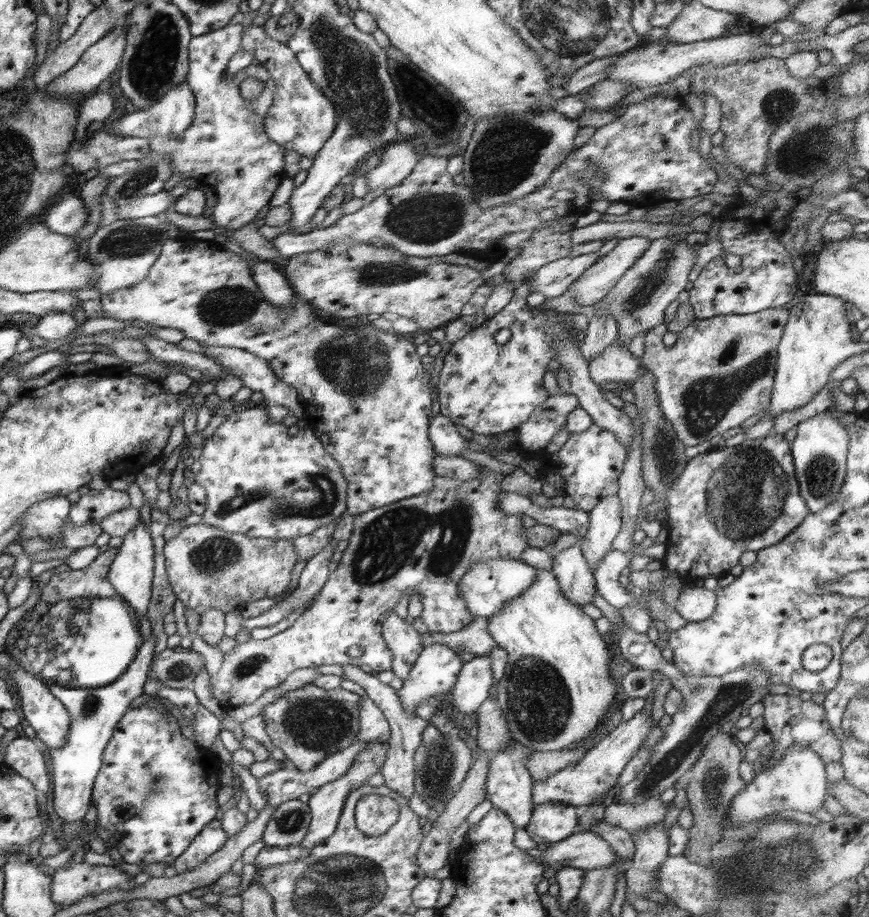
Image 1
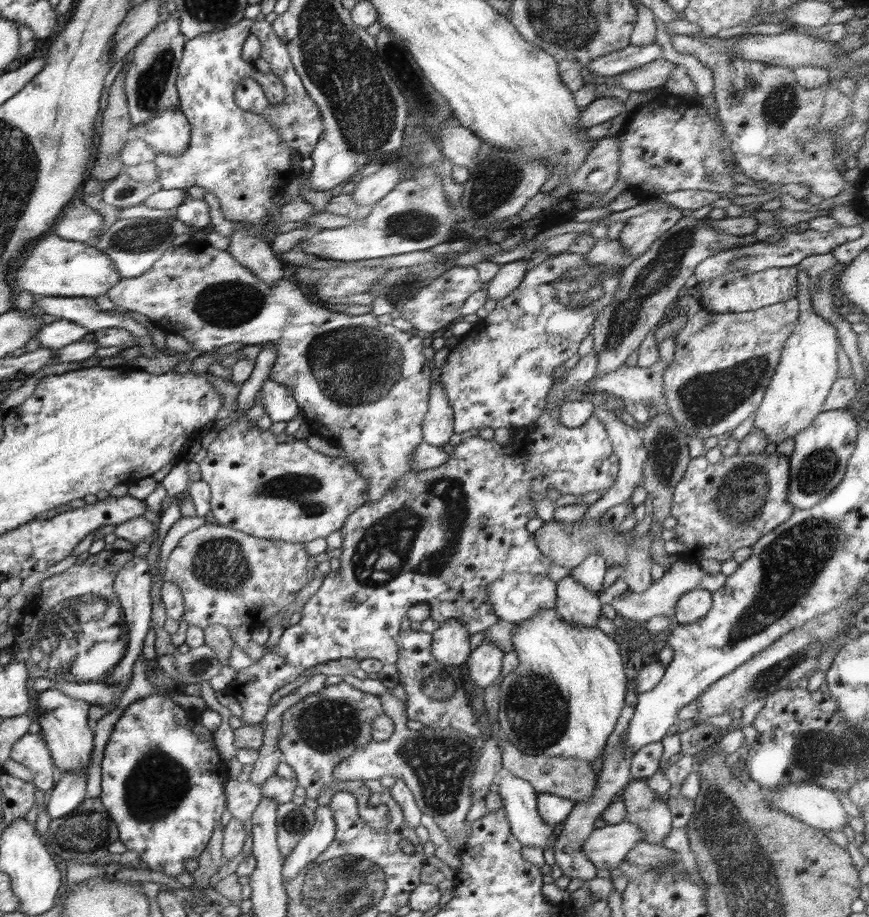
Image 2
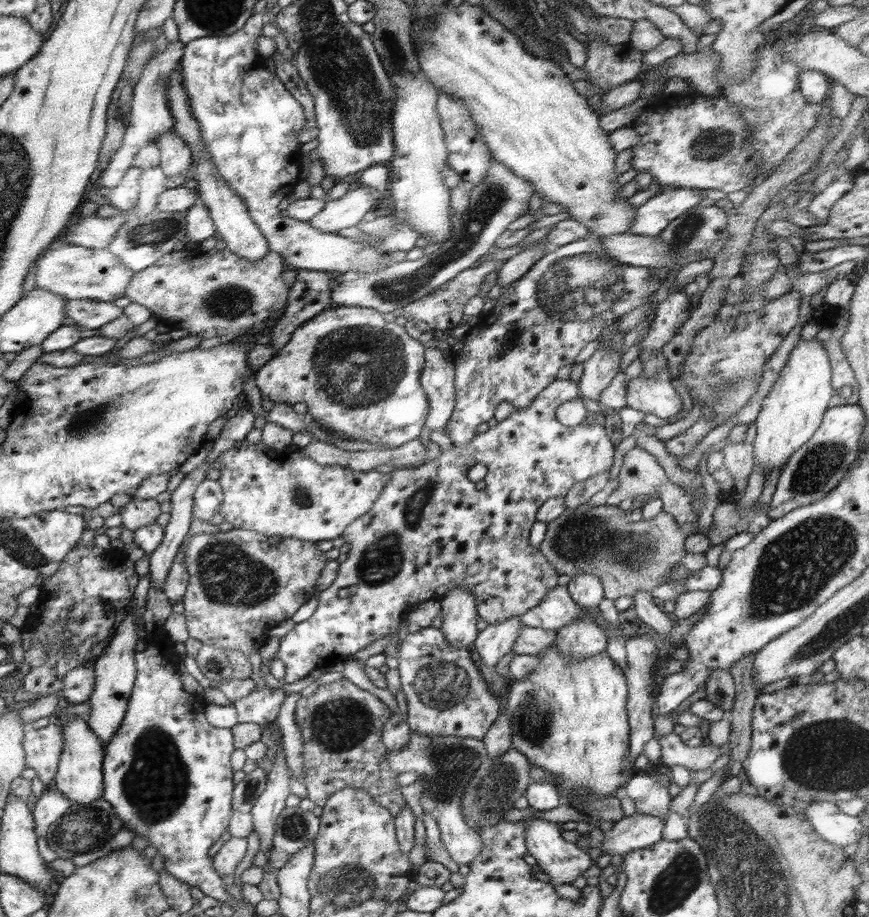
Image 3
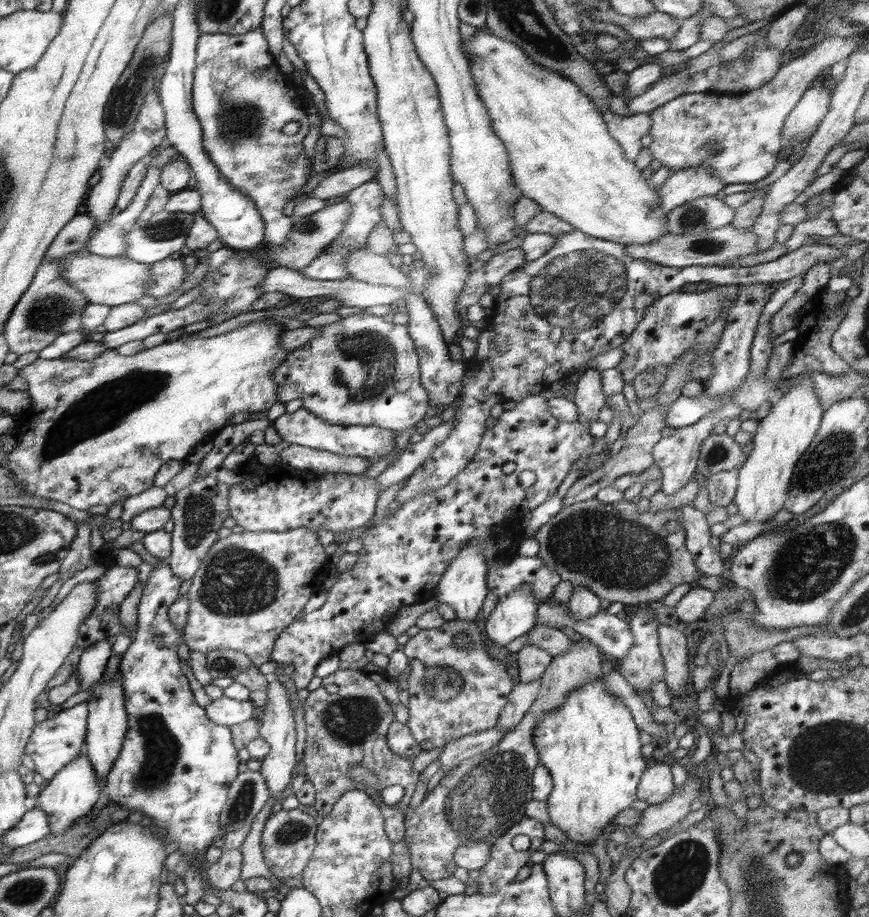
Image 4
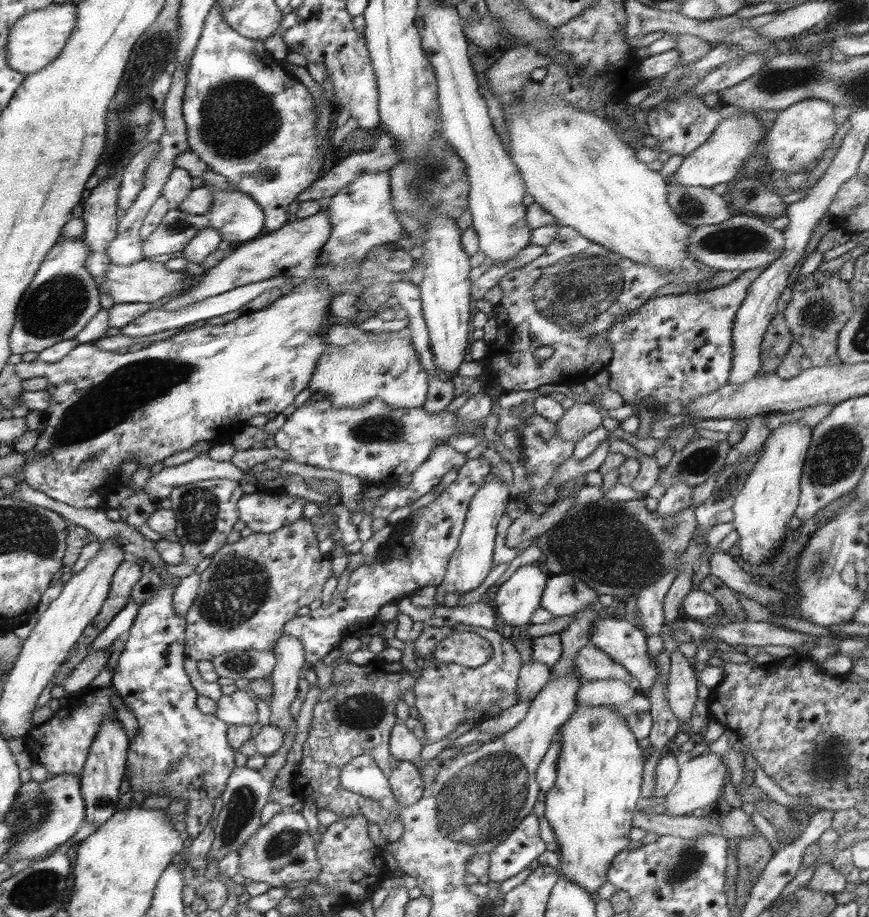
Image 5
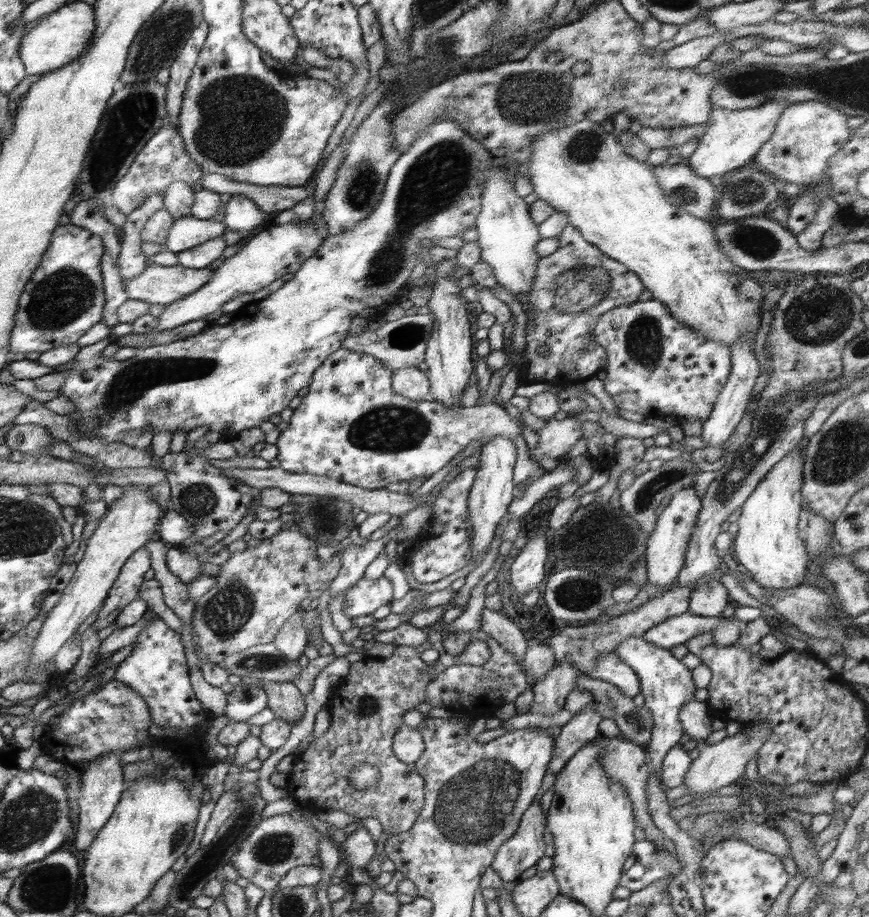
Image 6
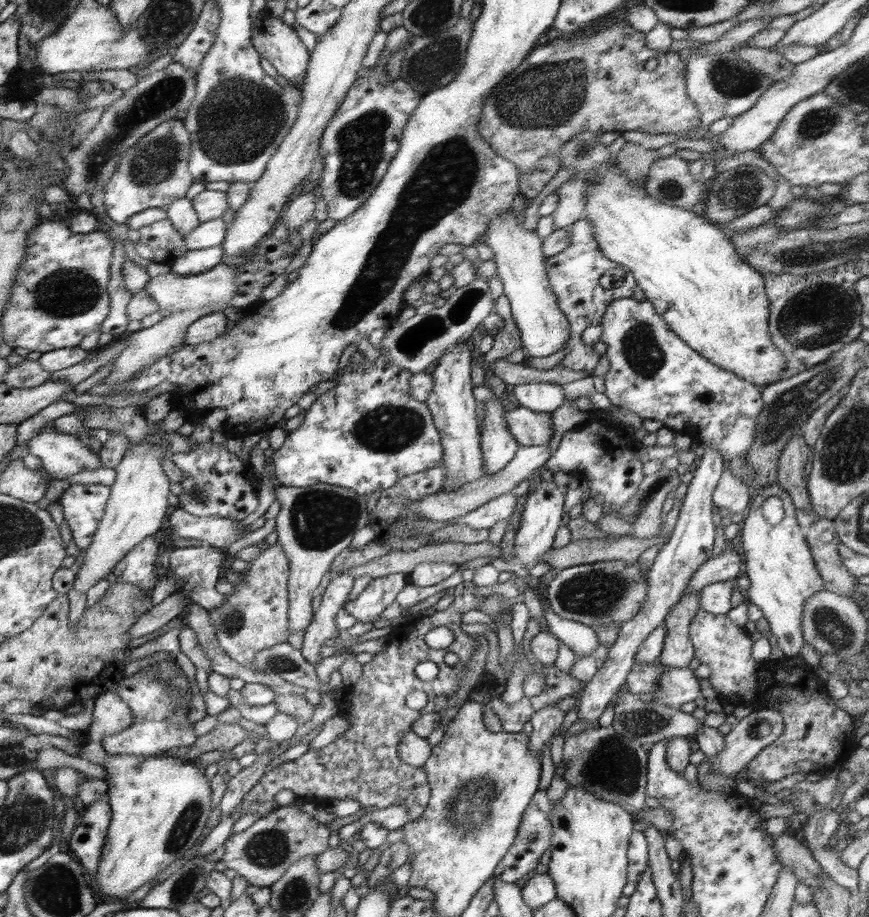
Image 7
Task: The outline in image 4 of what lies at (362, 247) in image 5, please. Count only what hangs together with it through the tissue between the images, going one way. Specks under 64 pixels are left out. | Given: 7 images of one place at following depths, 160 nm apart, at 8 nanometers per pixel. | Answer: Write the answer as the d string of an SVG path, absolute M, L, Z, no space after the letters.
M378 180L365 182L362 186L357 186L344 199L350 203L350 214L348 215L347 223L344 225L339 237L327 246L327 251L324 251L316 260L313 260L304 270L302 274L308 275L308 278L318 280L340 280L348 278L351 274L346 270L345 264L351 252L362 248L367 244L369 234L374 230L374 227L383 220L382 216L382 201L385 194L378 183Z

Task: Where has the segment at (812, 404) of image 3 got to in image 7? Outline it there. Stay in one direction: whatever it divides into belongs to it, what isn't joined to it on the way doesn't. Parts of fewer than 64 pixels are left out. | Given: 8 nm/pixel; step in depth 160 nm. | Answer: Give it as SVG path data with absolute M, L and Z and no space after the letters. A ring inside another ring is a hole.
M778 483L768 485L753 495L748 515L744 515L737 549L742 551L751 586L745 592L746 601L762 609L763 617L769 622L769 632L776 636L778 648L786 658L800 657L803 637L803 610L811 596L824 590L824 581L818 572L805 532L796 521L797 508L792 498ZM770 496L778 496L783 502L785 517L780 524L772 525L762 514L762 502Z

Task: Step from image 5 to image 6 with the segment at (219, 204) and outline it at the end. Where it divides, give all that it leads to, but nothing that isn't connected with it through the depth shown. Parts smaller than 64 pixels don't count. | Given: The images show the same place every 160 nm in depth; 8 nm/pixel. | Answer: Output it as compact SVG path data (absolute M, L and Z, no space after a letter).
M232 195L225 205L222 222L232 230L254 230L269 218L269 214L258 208L250 198L243 195Z

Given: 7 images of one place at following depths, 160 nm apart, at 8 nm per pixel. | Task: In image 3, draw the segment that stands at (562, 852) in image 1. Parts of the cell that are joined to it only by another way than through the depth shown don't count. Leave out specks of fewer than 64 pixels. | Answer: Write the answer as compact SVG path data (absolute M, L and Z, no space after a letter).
M635 812L614 822L612 829L605 832L600 849L603 853L614 856L614 860L616 861L620 854L625 855L630 851L643 849L660 842L663 839L664 825L665 820L662 817Z

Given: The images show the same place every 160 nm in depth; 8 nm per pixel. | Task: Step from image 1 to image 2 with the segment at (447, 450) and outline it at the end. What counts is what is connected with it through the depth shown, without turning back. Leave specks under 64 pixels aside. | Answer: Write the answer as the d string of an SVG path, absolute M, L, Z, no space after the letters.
M439 379L430 387L429 406L422 424L424 442L438 448L450 442L455 434L453 420L453 410Z

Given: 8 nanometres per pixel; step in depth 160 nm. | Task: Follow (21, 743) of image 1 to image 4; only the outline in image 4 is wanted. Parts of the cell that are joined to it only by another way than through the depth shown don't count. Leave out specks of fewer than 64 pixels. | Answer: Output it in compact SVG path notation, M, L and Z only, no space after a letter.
M88 703L76 704L68 709L61 709L53 717L39 722L35 732L27 742L26 753L34 761L34 771L40 773L45 782L54 778L64 766L74 762L86 747L87 718L90 712Z

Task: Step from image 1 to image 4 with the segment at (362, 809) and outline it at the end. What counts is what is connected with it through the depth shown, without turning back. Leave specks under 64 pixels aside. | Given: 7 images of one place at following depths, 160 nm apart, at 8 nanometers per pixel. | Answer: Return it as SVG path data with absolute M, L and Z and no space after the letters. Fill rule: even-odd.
M340 670L322 679L322 684L310 692L303 700L306 721L306 743L303 753L303 767L308 780L314 785L316 800L313 806L317 814L326 816L340 796L349 790L363 790L380 807L384 817L384 830L388 838L396 843L405 835L403 808L410 804L410 798L420 778L420 773L412 767L412 760L394 754L387 743L389 726L395 721L394 707L387 701L375 678L370 679L362 670ZM328 684L336 684L336 692L324 689ZM362 765L369 768L379 780L382 788L400 784L404 788L403 799L396 805L384 803L380 792L363 782L353 782L348 778L351 766Z

